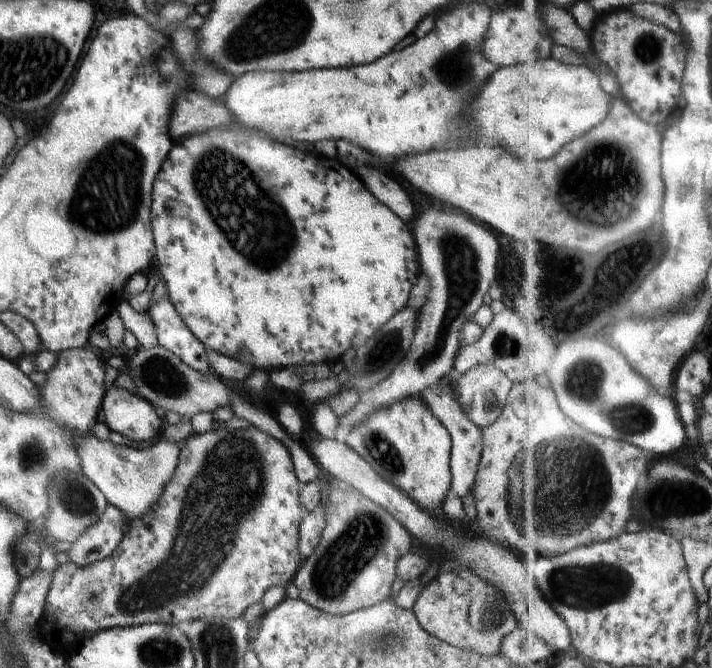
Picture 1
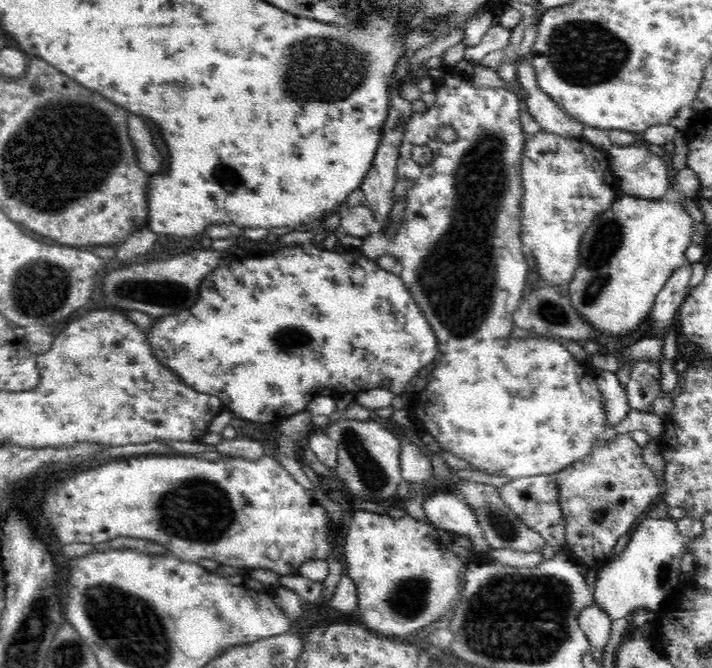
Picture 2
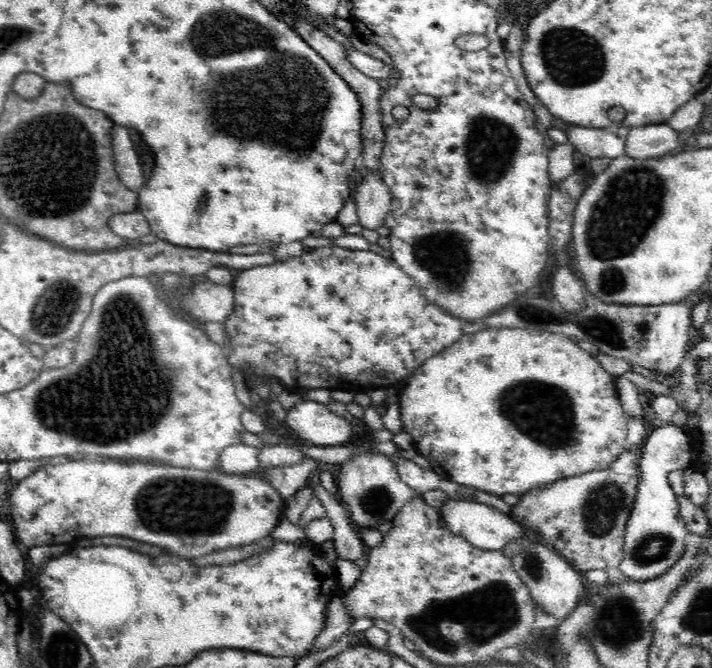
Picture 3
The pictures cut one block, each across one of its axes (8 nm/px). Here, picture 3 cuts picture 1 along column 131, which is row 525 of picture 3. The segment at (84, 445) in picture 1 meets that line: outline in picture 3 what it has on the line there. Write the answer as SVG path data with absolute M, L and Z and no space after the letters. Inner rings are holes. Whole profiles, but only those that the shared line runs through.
M449 498L448 502L439 509L439 513L450 532L485 551L501 551L510 541L517 541L525 537L522 526L510 515L502 513L488 504Z

